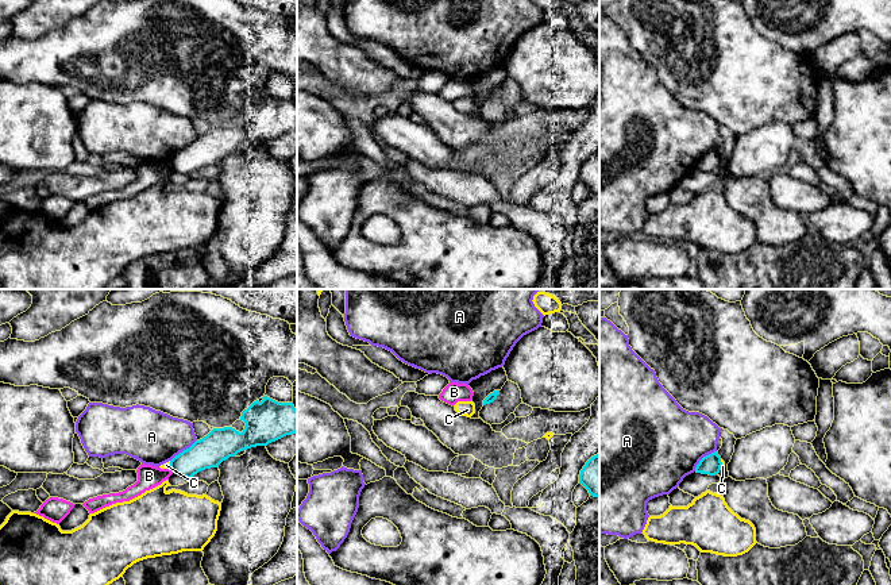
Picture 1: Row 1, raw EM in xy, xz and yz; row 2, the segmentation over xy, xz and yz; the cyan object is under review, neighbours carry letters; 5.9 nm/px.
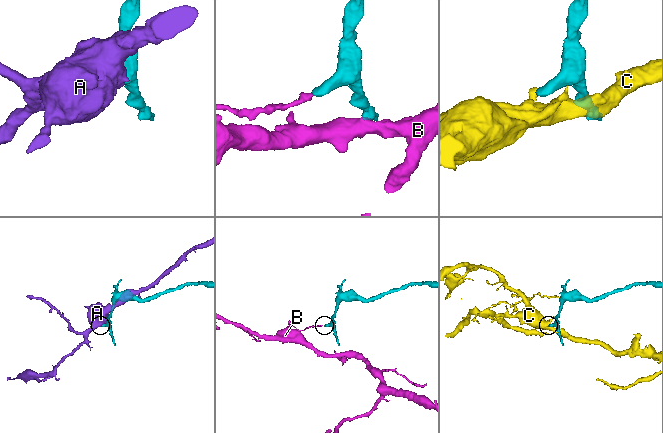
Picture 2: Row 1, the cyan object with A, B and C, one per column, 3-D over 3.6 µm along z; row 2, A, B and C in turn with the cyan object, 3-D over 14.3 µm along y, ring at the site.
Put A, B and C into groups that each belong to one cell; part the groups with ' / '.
A / B / C

